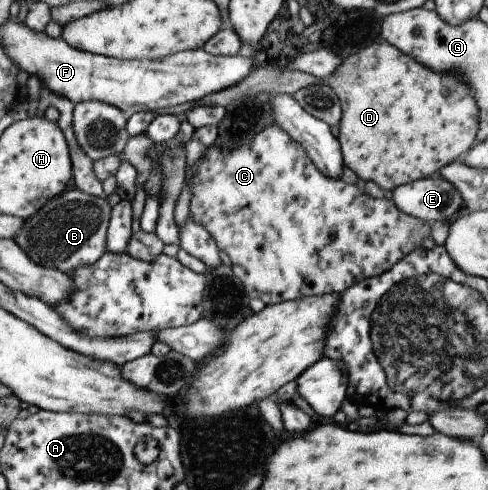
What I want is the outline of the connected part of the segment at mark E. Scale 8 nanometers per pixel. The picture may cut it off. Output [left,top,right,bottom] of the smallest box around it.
[391,175,464,223]

